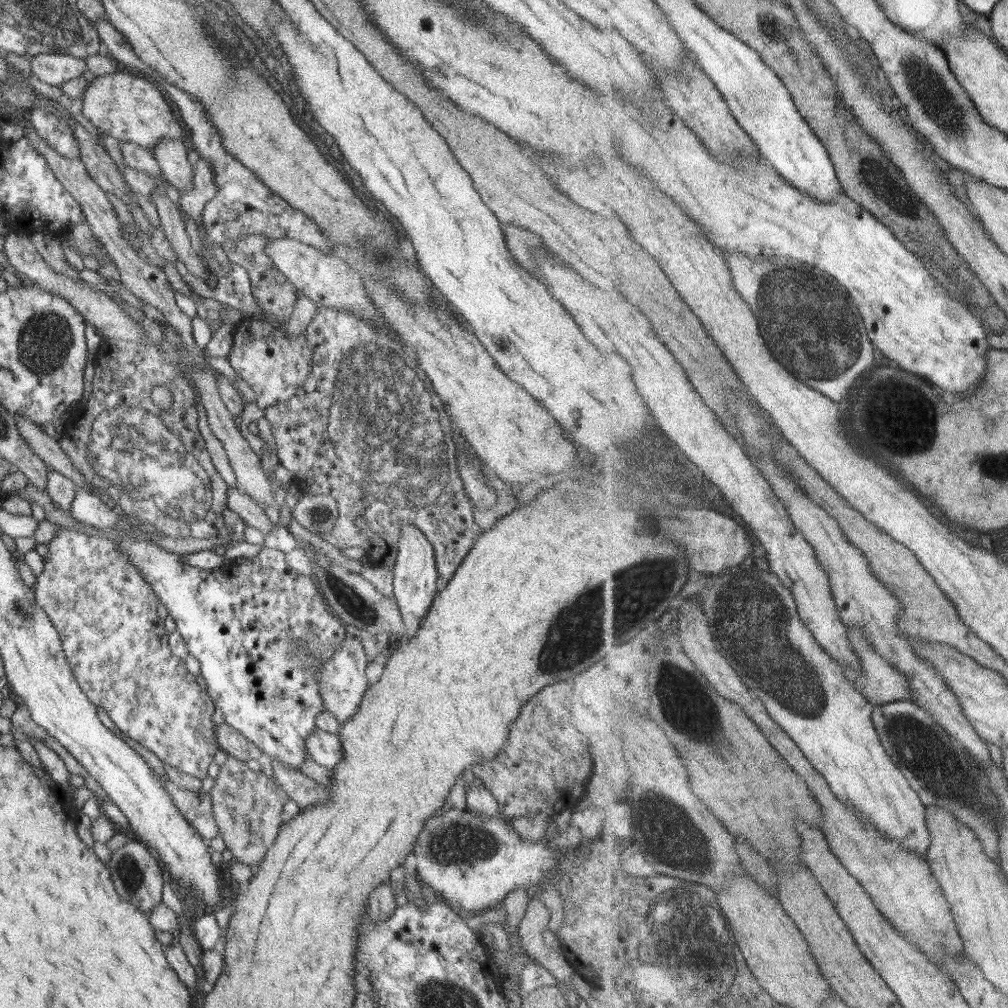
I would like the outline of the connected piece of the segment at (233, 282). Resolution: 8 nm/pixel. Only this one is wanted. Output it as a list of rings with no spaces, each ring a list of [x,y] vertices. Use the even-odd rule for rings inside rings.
[[[232,263],[230,275],[216,280],[213,288],[212,294],[216,301],[238,310],[244,318],[261,316],[260,308],[252,293],[249,275],[242,266]]]

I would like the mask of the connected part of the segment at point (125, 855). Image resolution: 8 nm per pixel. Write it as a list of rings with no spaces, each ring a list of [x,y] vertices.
[[[133,835],[131,842],[112,851],[111,859],[109,860],[111,880],[116,893],[146,915],[152,912],[154,905],[162,902],[164,874],[162,874],[162,869],[160,869],[158,863],[157,855]]]

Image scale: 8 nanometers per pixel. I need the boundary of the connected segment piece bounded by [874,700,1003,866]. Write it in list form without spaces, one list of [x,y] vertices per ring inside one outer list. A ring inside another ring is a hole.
[[[899,700],[877,705],[874,720],[883,744],[897,766],[902,768],[911,786],[918,790],[923,802],[942,806],[962,823],[974,828],[984,840],[986,852],[1002,865],[999,819],[1003,812],[1000,793],[993,788],[993,778],[973,753],[956,735],[950,733],[926,707],[916,701]]]

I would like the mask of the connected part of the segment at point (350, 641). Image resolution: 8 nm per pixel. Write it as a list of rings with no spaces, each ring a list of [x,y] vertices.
[[[346,636],[342,646],[336,648],[334,656],[330,660],[326,660],[316,672],[316,681],[320,685],[320,695],[324,699],[325,710],[330,711],[341,724],[350,720],[358,712],[358,706],[368,688],[368,678],[366,677],[368,662],[363,642],[360,642],[360,639]]]

